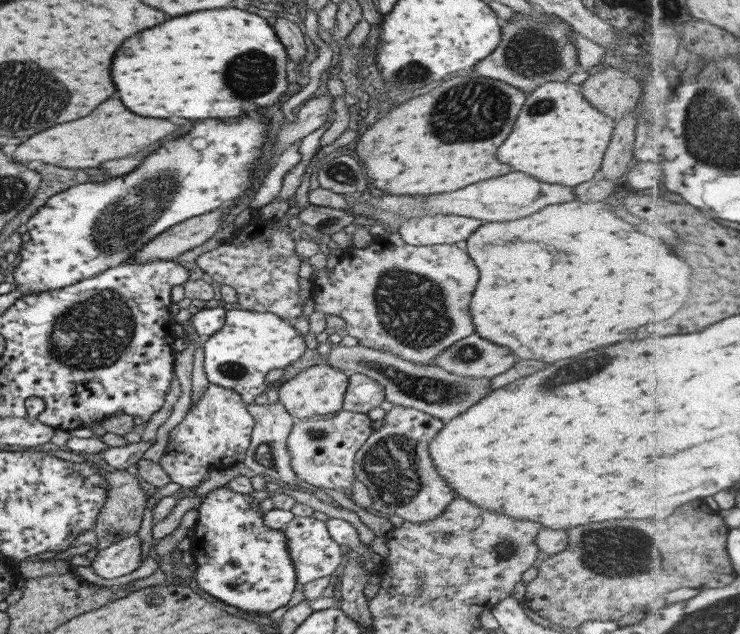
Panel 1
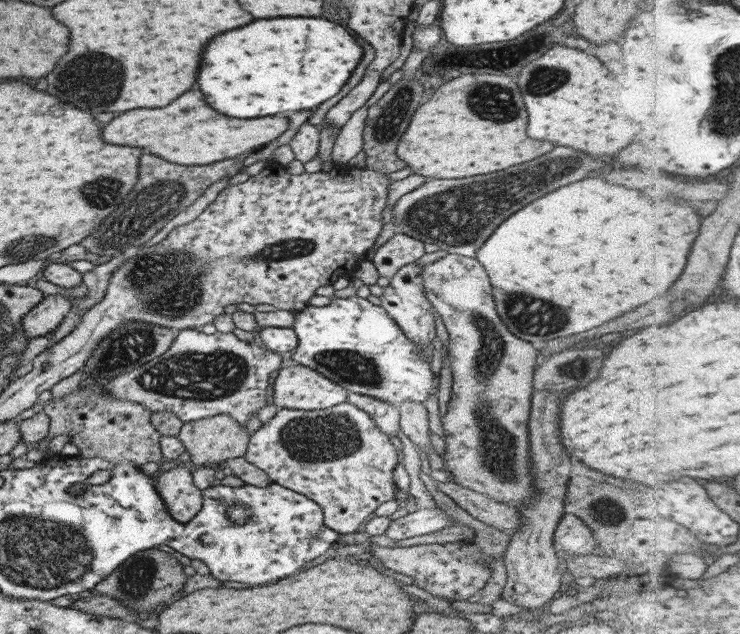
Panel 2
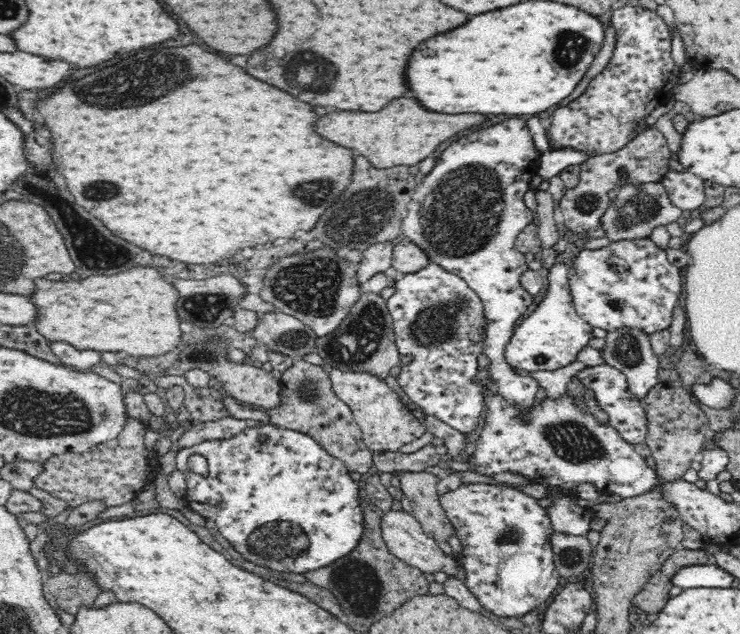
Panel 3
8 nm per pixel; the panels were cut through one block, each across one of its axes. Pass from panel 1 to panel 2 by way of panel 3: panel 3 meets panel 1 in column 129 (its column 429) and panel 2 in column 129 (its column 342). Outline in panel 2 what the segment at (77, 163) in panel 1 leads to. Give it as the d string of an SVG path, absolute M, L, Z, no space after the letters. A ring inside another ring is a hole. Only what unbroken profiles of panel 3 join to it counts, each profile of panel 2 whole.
M190 90L176 98L172 104L156 110L130 110L116 116L102 130L102 140L118 146L136 146L152 154L184 166L202 166L238 157L245 152L253 153L276 140L288 130L288 118L252 118L236 120L216 114L204 102L200 92Z

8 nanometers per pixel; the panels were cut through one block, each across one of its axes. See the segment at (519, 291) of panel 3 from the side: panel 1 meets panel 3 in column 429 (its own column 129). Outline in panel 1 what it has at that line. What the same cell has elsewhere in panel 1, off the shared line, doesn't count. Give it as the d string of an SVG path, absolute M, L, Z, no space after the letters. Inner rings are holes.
M254 116L240 118L234 124L220 120L196 122L190 134L178 138L176 142L166 142L158 154L150 154L142 168L120 177L114 177L100 184L85 183L56 194L32 214L27 222L30 241L23 242L20 264L13 270L16 290L22 294L64 288L92 278L112 267L126 264L133 254L142 249L152 237L184 220L200 216L216 209L235 203L246 190L250 190L254 160L263 156L264 133L272 127L267 121Z

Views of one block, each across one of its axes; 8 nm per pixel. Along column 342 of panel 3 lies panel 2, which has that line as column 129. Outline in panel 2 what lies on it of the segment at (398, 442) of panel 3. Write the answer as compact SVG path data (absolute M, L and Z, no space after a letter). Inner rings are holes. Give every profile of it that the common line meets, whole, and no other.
M184 329L178 330L172 346L164 354L107 381L106 393L112 394L113 398L137 402L152 413L172 410L183 423L229 414L233 420L246 426L251 414L257 414L267 404L266 388L270 386L267 380L270 380L272 372L279 370L280 366L281 354L270 349L265 350L257 343L240 340L234 333L216 331L214 334L206 334L198 329Z

